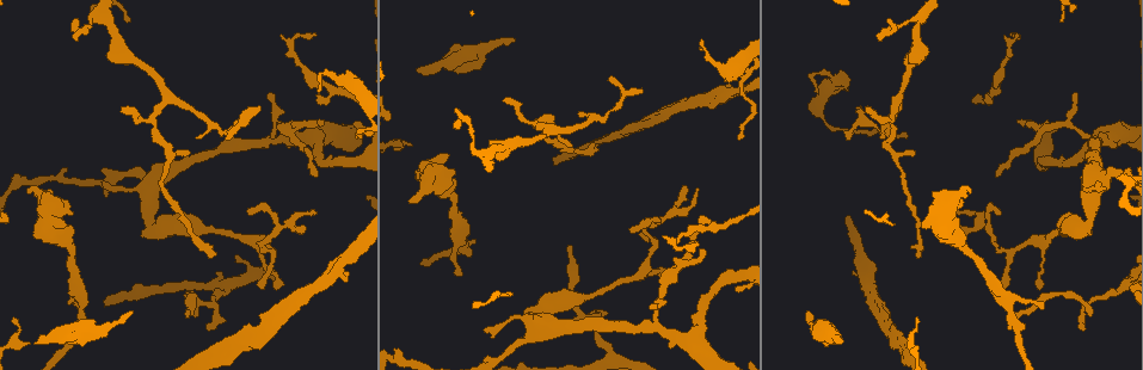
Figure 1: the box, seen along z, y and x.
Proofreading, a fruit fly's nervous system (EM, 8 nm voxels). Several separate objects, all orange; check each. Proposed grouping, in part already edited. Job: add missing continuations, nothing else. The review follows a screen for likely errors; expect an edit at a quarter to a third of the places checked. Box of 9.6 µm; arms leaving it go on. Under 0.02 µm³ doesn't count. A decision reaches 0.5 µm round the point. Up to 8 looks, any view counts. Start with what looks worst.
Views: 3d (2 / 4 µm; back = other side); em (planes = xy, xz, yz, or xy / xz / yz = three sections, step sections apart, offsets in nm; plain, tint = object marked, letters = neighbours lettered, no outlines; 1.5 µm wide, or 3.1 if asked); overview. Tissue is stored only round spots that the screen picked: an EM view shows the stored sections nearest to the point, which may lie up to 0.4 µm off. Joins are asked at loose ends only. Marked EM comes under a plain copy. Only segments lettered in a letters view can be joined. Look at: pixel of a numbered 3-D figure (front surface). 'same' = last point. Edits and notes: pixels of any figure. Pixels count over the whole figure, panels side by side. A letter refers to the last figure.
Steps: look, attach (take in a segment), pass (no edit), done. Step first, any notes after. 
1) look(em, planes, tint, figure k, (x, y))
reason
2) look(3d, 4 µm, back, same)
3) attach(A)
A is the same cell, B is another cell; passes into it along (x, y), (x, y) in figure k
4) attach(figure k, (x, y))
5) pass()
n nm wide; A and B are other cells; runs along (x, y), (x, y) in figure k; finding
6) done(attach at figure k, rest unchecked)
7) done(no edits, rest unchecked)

look(3d, 4 µm, figure 1, (28, 193))
an open end

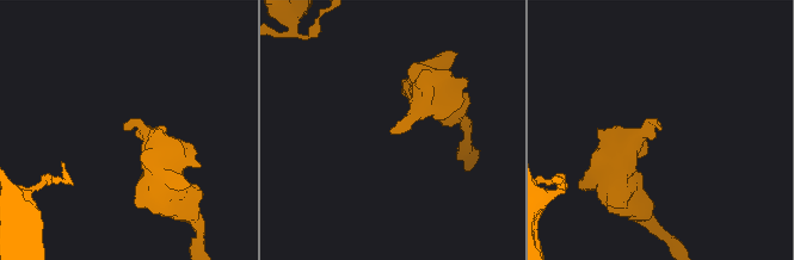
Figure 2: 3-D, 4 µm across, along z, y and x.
look(em, xy, step 4, letters, figure 2, (125, 127))
shape alone is not enough

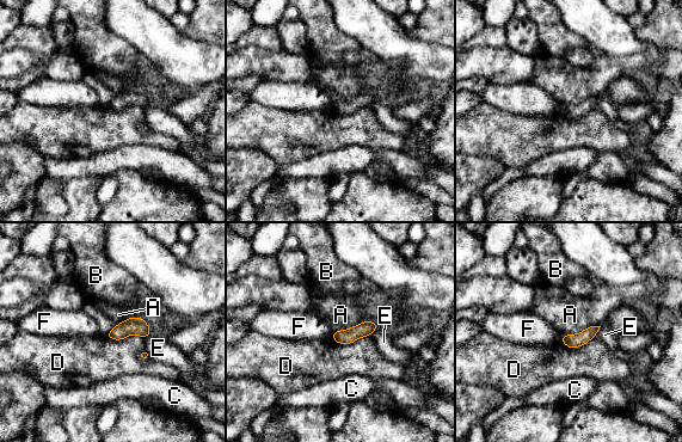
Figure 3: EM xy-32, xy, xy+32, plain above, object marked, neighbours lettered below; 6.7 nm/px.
look(em, planes, letters, same)

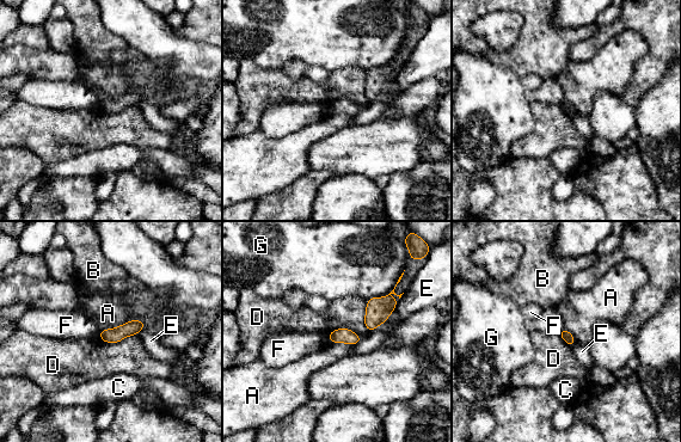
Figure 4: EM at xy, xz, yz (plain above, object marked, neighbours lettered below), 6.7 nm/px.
pass()
A, B, C, D, E, F and G are other cells; border along (136, 333), (111, 343), (99, 338) in figure 4; no lettered segment goes on from it

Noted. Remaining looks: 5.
look(em, planes, tint, figure 1, (1017, 314))
tapers out

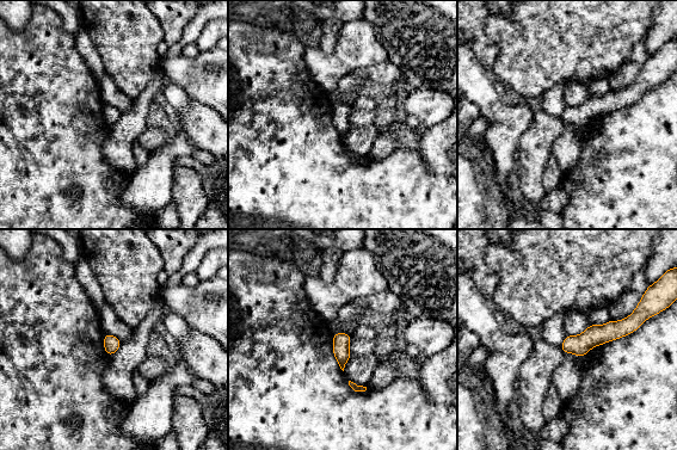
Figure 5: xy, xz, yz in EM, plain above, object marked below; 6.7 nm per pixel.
look(em, planes, letters, same)
what lies round it

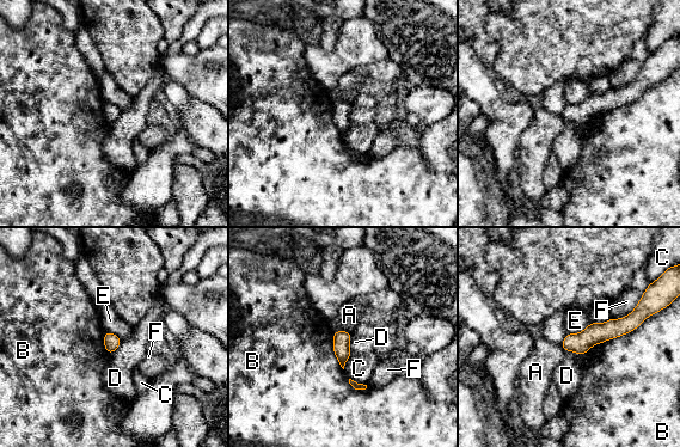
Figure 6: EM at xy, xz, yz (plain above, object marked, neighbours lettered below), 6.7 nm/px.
pass()
B touches over 420 nm; A, B, C, D, E and F are other cells; runs along (642, 317), (565, 346) in figure 6; none of them fits

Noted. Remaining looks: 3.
look(3d, 2 µm, figure 1, (121, 110))
tapers out

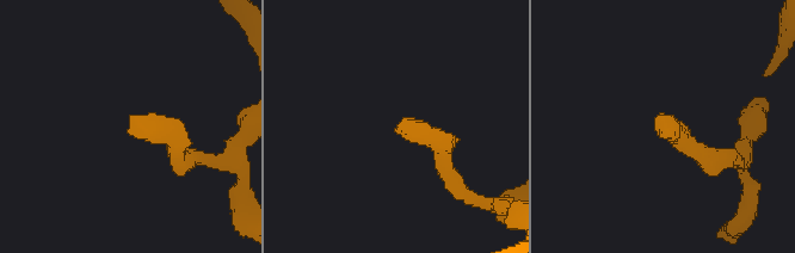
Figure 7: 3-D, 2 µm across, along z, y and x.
look(em, yz, step 8, tint, figure 7, (666, 133))

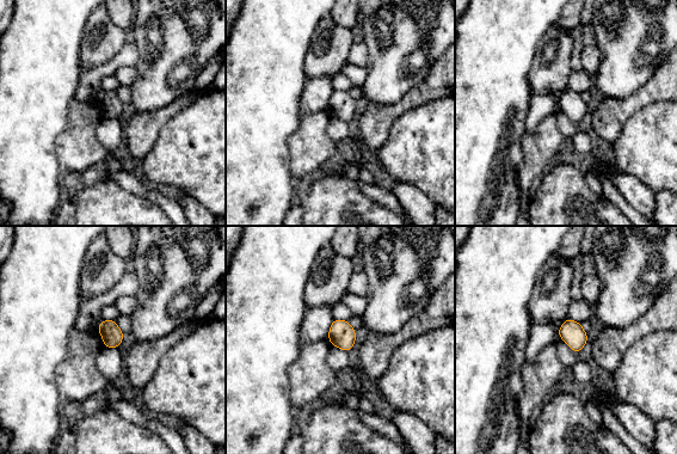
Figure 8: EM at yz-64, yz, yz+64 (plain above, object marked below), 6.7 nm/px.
look(em, planes, letters, same)
another direction

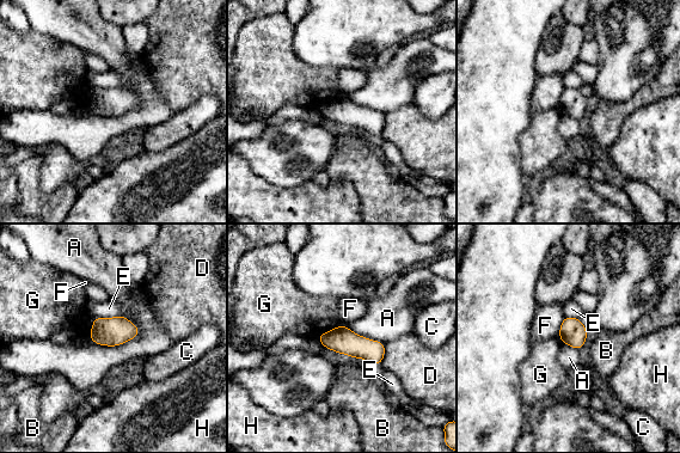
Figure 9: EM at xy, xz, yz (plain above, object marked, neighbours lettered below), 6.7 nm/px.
pass()
A touches over 340 nm; A, B, C, D, E, F, G and H are other cells; border along (139, 329), (114, 346), (89, 336) in figure 9; no lettered segment goes on from it

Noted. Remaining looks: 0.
done(no edits, rest unchecked)

